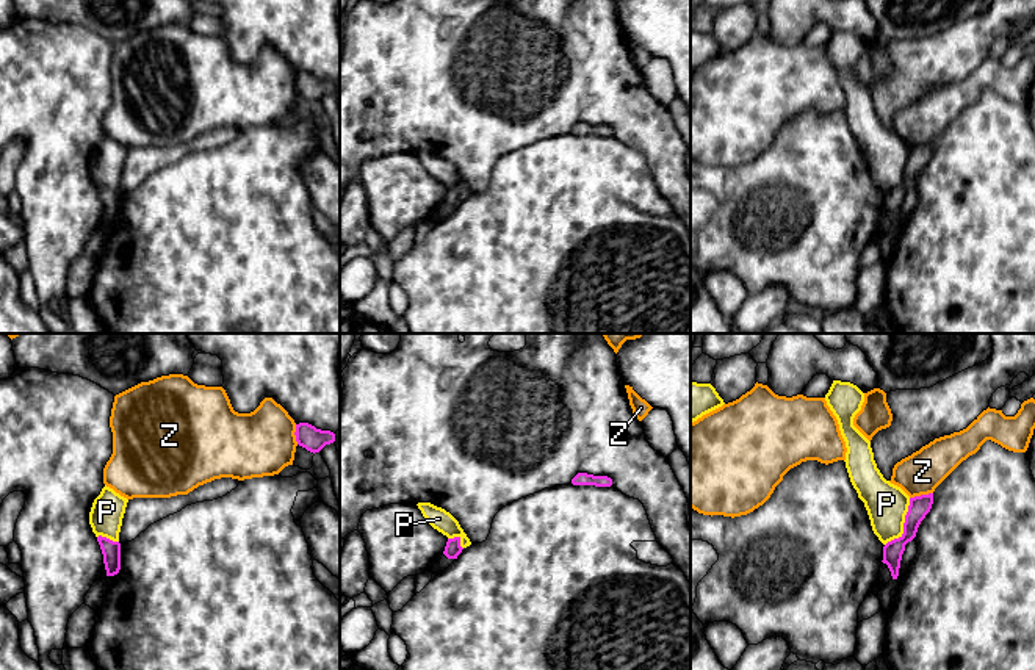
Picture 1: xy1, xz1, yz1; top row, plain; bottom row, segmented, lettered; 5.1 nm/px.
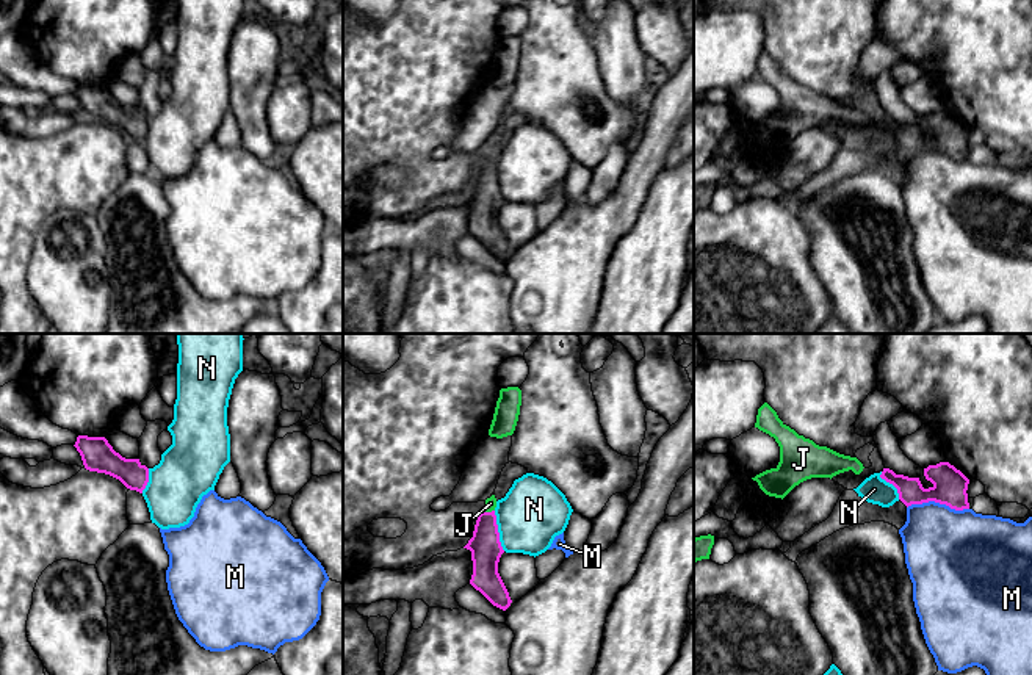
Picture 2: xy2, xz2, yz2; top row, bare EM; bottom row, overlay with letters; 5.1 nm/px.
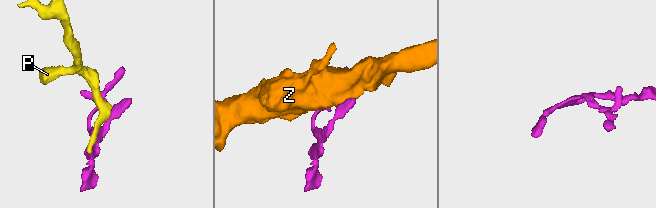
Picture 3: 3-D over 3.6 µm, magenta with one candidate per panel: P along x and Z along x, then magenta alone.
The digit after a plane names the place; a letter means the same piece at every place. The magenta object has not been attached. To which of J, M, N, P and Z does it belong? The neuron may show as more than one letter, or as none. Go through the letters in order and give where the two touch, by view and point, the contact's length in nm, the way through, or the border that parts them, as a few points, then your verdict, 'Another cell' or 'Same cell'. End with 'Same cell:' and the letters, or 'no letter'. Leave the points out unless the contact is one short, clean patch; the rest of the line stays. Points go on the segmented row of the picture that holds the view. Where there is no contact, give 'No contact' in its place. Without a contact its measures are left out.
J: Touches magenta at xz2 (489, 512). Shared border 60 nm. Path across: xz2 (486, 548), (486, 520), (489, 512), (490, 503). Same cell
M: Touches magenta at yz2 (938, 501). Shared border 320 nm. Boundary: yz2 (907, 506), (938, 501), (956, 509), (968, 509). Another cell
N: Touches magenta at xz2 (497, 531). Shared border 220 nm. Boundary: xz2 (494, 511), (498, 541), (505, 550). Another cell
P: Touches magenta at yz1 (904, 525). Shared border 280 nm. Boundary: yz1 (910, 498), (904, 531), (885, 545). Another cell
Z: Touches magenta at yz1 (921, 495). Shared border 120 nm. Another cell
Same cell: J

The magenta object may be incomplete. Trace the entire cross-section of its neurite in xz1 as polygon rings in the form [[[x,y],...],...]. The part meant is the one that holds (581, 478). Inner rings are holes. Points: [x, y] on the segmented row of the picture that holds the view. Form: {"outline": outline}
{"outline": [[[578,473],[573,479],[572,479],[573,485],[595,485],[595,487],[611,487],[612,485],[612,479],[608,476],[593,476],[593,474],[587,474],[587,473]]]}

